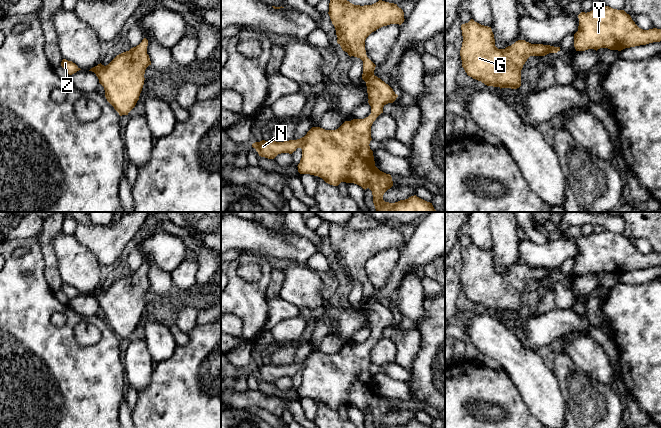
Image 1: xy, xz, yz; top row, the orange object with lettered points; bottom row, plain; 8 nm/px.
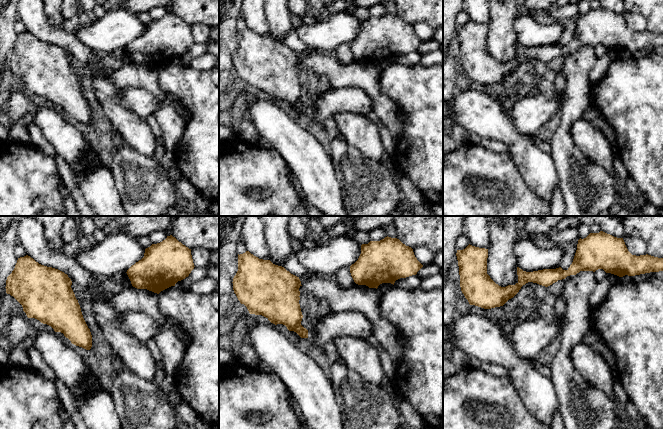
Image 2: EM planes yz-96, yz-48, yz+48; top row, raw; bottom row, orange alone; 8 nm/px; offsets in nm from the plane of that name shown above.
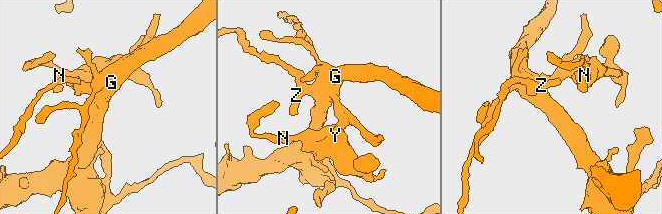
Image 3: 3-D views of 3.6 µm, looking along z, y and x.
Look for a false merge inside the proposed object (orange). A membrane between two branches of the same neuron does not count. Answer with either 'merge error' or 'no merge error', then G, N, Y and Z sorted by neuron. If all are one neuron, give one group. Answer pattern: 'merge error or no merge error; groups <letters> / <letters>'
no merge error; groups G N Y Z

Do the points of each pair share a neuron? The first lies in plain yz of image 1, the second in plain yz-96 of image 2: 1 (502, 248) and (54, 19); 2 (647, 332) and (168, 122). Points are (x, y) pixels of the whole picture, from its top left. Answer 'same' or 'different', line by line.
1: same
2: different

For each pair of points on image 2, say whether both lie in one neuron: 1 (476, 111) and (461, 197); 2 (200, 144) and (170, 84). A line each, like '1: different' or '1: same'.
1: different
2: same

